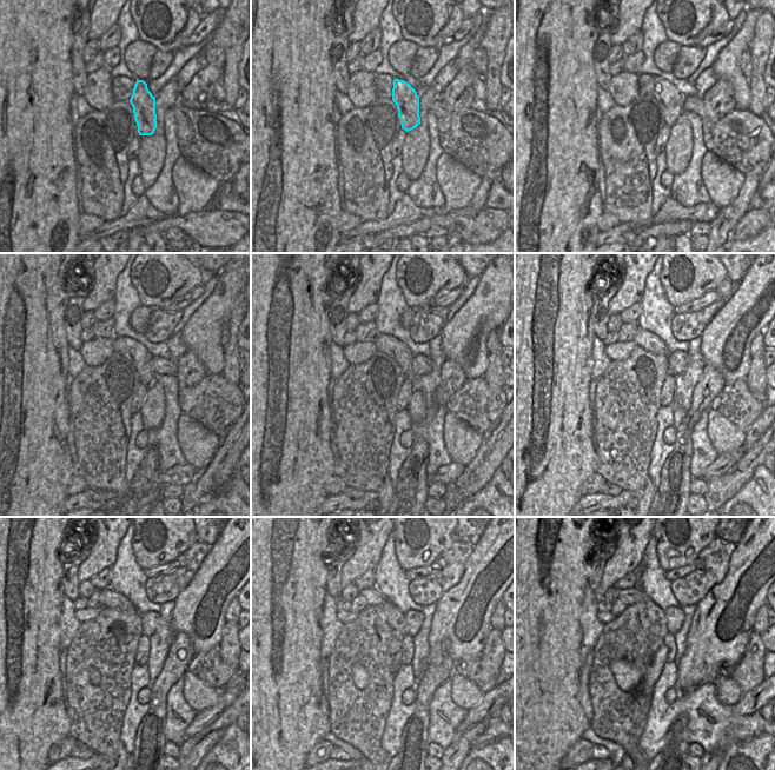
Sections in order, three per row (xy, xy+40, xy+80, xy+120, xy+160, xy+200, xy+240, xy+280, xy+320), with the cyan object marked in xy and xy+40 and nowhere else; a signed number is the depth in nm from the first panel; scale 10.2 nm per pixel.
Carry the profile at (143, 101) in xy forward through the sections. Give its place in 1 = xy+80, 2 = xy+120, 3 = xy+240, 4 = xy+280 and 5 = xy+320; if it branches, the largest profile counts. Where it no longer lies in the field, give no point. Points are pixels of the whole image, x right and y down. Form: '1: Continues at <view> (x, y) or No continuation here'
1: Continues at xy+80 (670, 100)
2: Continues at xy+120 (133, 351)
3: Continues at xy+240 (110, 598)
4: Continues at xy+280 (373, 597)
5: Continues at xy+320 (629, 596)

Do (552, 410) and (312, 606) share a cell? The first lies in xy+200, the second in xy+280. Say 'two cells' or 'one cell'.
one cell

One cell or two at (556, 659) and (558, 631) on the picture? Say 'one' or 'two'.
one

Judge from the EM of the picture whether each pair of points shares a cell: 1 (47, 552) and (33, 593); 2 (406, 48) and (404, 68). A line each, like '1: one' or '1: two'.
1: one
2: one

